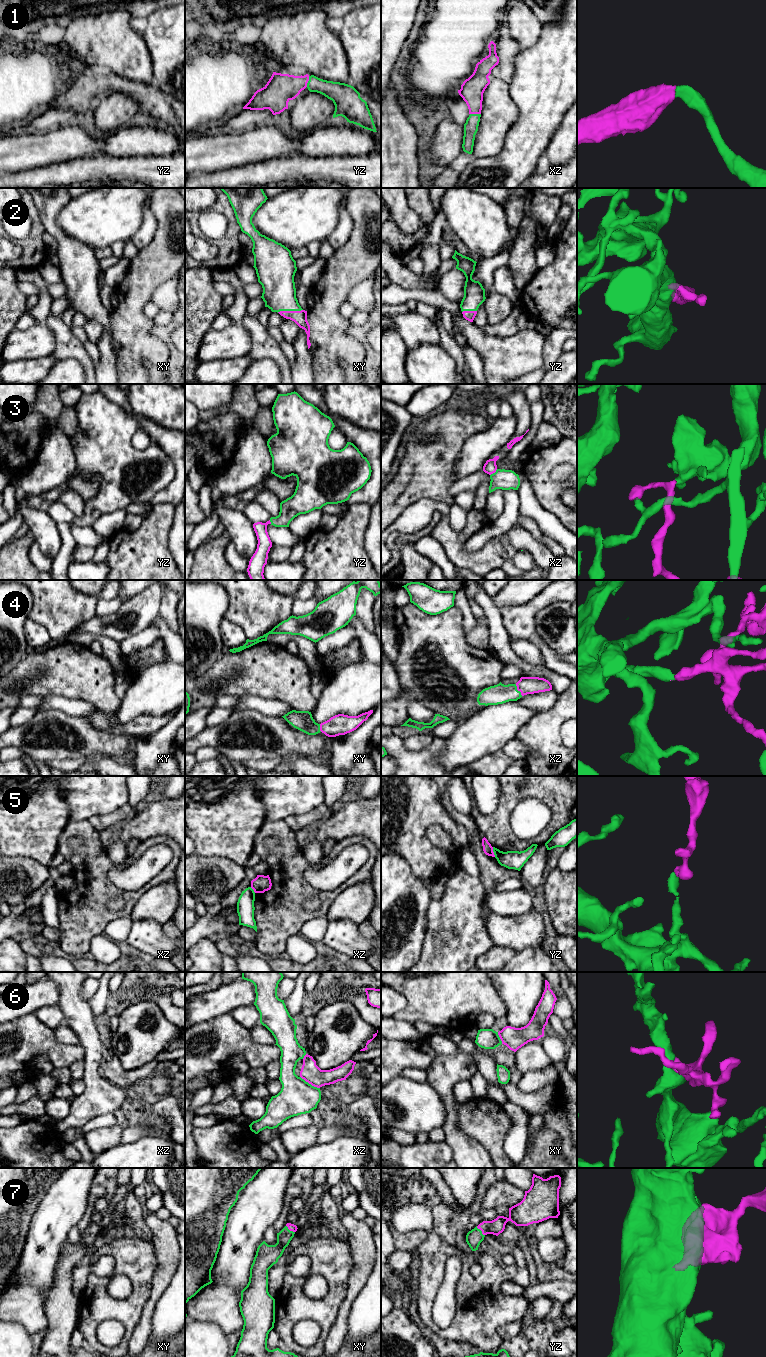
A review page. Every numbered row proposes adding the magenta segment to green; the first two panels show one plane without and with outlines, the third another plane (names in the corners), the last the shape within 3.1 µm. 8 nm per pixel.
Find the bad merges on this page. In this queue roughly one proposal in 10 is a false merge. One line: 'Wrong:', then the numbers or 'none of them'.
Wrong: 5

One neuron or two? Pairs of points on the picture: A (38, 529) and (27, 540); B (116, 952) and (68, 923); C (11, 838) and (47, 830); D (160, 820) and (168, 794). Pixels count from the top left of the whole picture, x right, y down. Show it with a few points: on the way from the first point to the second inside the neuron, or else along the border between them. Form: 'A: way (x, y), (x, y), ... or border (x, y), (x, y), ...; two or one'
A: border (29, 531), (34, 540); two
B: border (103, 933), (97, 934), (91, 940), (88, 953); two
C: way (20, 830), (38, 830); one
D: border (174, 798), (164, 800); two

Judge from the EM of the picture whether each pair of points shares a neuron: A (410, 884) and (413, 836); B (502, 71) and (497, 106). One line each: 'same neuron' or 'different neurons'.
A: different neurons
B: different neurons

